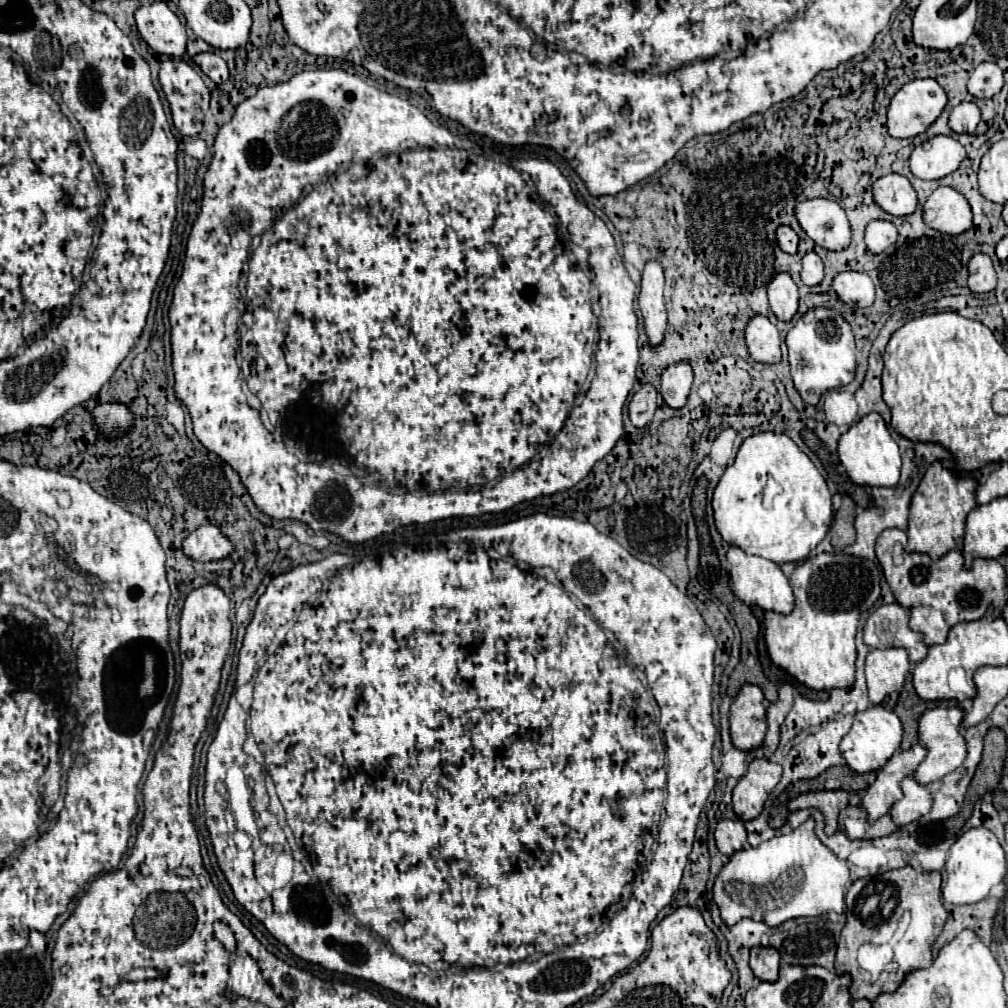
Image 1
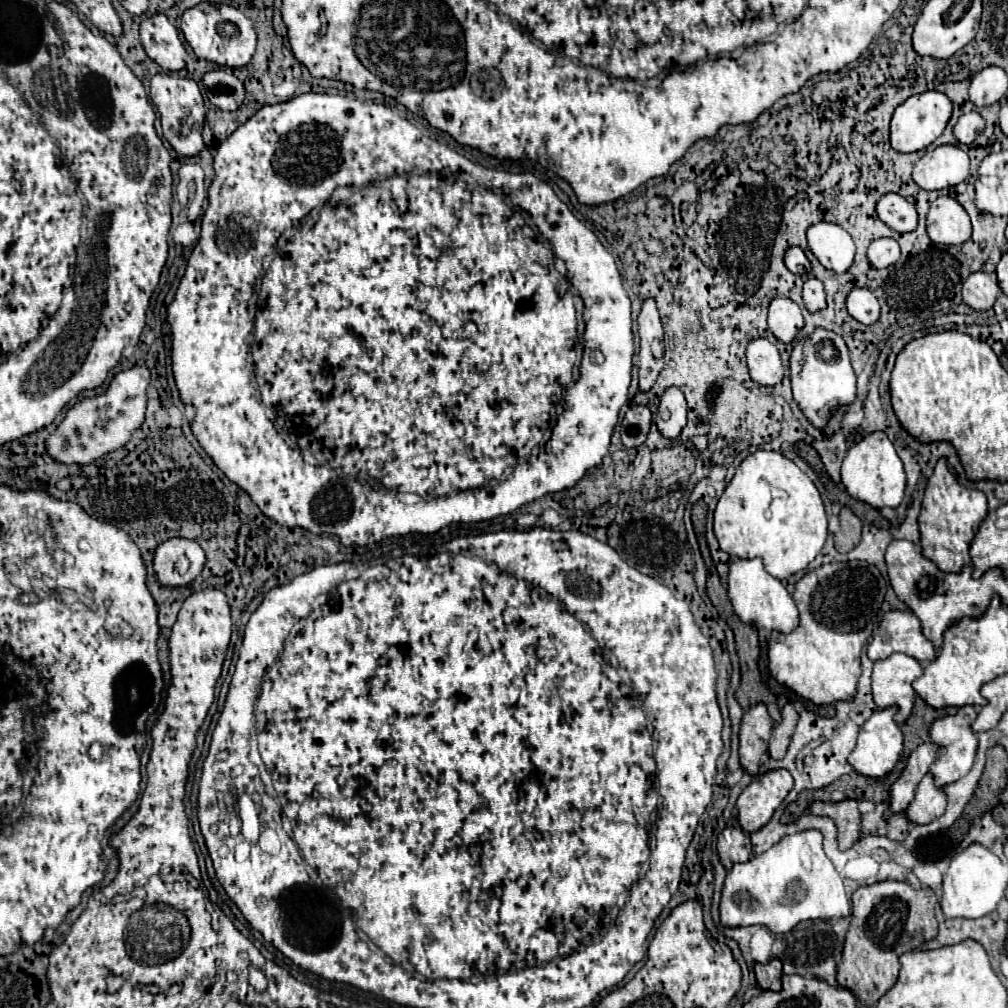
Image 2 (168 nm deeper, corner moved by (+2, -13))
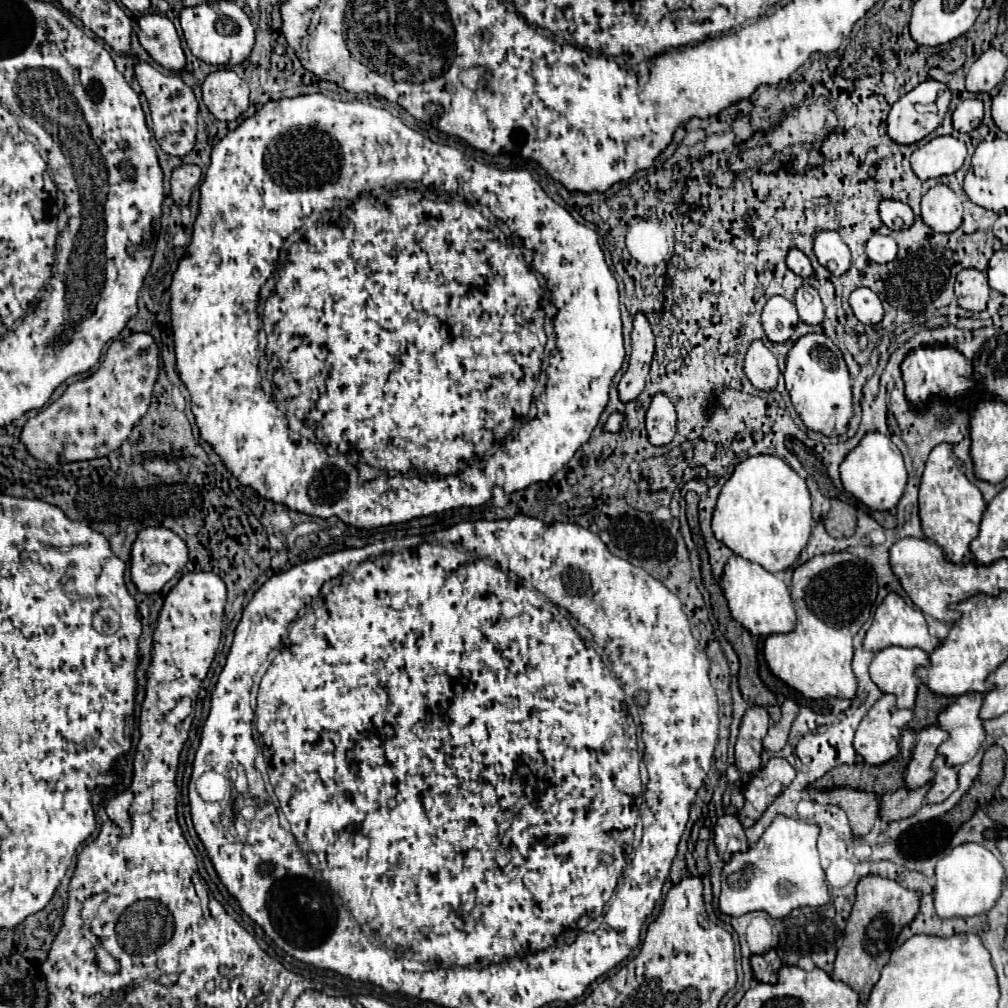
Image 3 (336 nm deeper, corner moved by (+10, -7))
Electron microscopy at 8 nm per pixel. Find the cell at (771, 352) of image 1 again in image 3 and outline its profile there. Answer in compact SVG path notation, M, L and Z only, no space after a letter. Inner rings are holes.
M761 340L751 342L751 346L745 354L743 370L755 388L767 390L767 392L775 388L777 378L779 378L777 360Z

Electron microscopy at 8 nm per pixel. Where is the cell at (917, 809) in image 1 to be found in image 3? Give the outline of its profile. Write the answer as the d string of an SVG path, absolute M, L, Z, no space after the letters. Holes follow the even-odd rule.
M937 756L933 760L933 772L935 772L935 778L931 780L931 788L927 792L929 804L947 800L953 794L953 790L957 788L957 772L955 772L955 768L945 766L945 758Z

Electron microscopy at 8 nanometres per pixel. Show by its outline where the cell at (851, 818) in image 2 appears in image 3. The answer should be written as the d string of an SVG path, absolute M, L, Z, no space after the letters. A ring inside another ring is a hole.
M835 788L827 792L813 790L811 800L815 800L817 804L839 806L849 818L853 836L865 836L879 816L877 796L861 790L847 790L847 788Z

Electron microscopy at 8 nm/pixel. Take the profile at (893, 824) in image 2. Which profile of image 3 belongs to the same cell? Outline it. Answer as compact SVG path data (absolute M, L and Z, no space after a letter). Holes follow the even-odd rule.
M925 784L913 792L907 788L899 788L897 792L883 794L879 818L885 822L893 822L893 820L903 820L903 818L913 816L925 804L927 790L929 790L929 784Z

